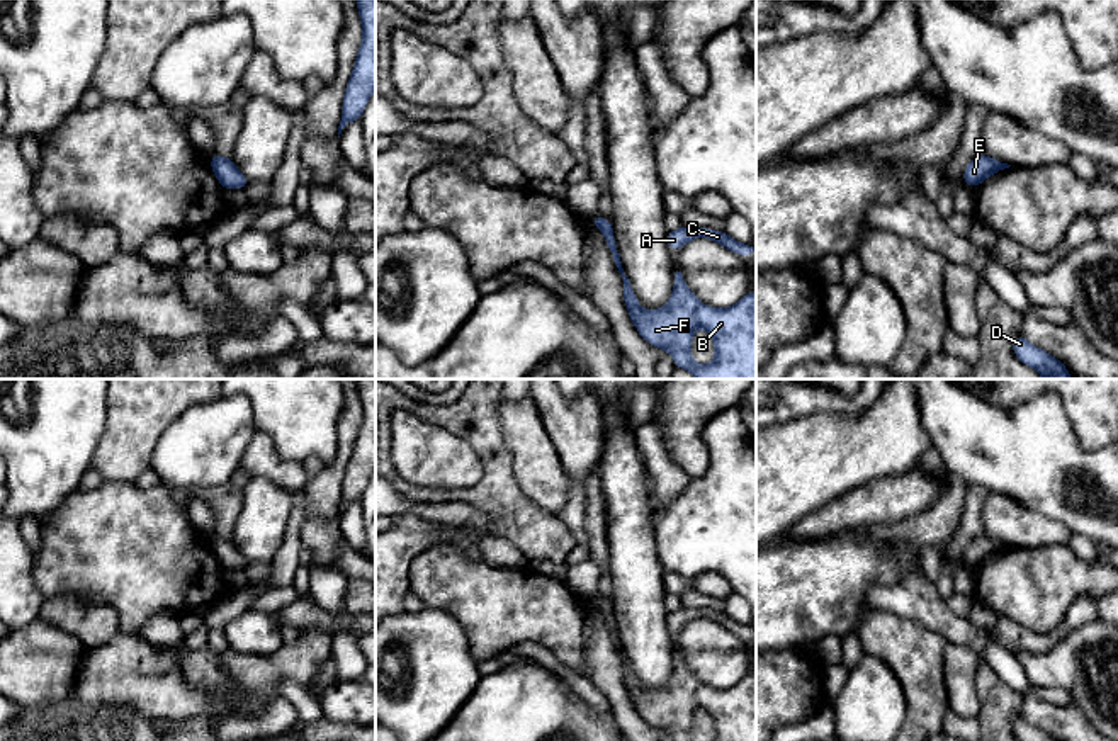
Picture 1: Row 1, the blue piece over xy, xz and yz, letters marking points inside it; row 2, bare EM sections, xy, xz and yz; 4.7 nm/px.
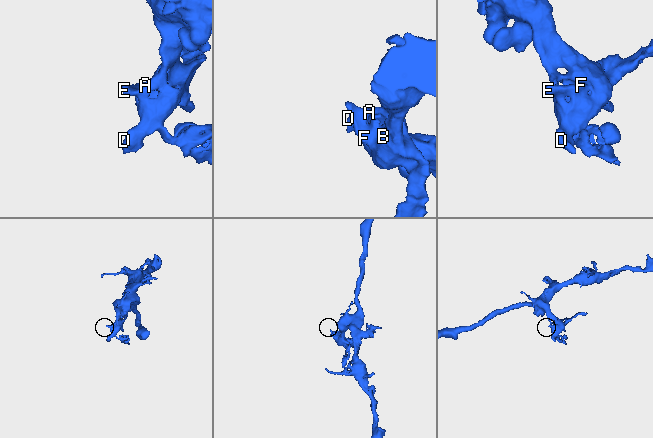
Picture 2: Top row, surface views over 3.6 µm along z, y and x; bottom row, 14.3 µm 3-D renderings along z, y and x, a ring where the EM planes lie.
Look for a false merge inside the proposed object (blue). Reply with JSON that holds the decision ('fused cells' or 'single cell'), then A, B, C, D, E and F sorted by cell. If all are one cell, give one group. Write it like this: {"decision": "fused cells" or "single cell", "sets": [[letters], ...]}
{"decision": "single cell", "sets": [["A", "B", "C", "D", "E", "F"]]}

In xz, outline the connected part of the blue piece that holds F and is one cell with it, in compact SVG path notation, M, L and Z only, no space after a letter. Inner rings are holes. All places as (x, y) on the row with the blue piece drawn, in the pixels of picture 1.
M596 214L591 223L605 236L624 279L624 303L629 316L647 343L669 352L675 365L690 370L695 379L756 379L756 292L753 287L734 306L717 309L700 303L676 270L668 304L656 311L644 309L637 304L630 280L624 274L612 221ZM697 328L703 328L714 338L715 357L707 365L698 365L690 354Z

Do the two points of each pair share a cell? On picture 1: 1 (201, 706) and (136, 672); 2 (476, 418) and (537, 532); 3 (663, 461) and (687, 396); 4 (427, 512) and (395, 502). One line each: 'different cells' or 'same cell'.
1: same cell
2: same cell
3: different cells
4: same cell

